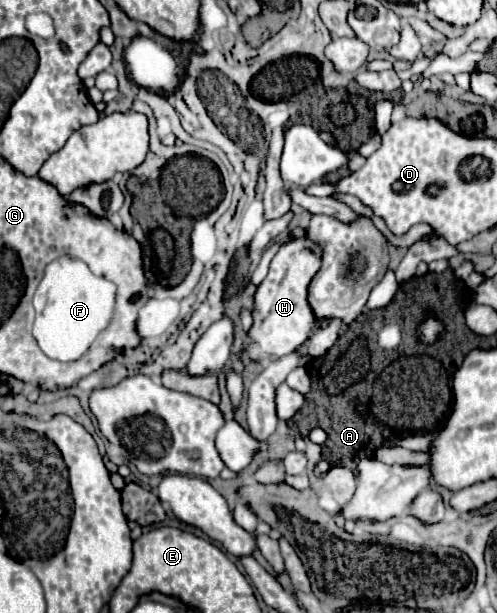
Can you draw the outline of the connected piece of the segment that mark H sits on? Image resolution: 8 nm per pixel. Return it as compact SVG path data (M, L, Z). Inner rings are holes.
M307 232L303 236L283 242L279 252L273 256L269 274L255 294L255 310L253 310L255 322L249 332L249 342L245 344L245 354L255 362L263 362L271 358L277 360L285 354L303 348L309 336L317 328L327 324L327 320L315 316L307 298L309 284L321 268L321 256L323 256L323 246L311 240Z

